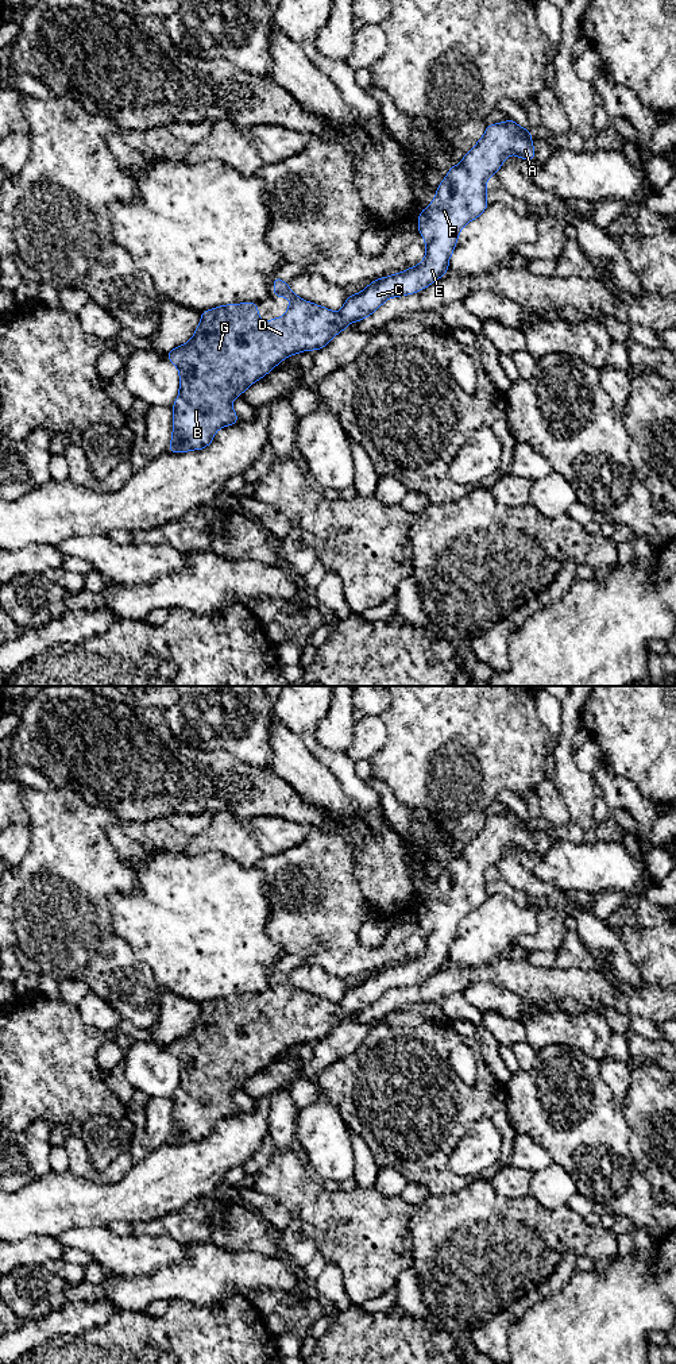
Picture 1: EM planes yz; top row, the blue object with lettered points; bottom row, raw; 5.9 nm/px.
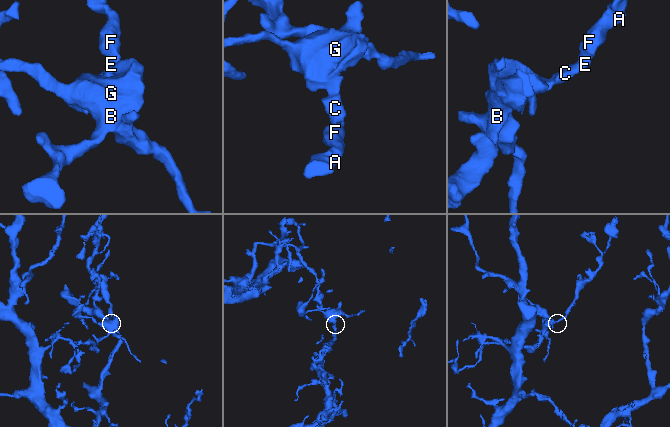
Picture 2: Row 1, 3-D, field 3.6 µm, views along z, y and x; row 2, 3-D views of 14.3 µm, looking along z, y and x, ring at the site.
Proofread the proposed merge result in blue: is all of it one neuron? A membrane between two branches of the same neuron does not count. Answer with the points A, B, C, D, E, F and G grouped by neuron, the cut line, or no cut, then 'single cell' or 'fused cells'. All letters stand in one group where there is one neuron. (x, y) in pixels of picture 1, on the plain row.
A B C D E F G | no cut | single cell

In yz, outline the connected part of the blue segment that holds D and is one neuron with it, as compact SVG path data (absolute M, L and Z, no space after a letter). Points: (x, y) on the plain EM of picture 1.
M513 810L505 814L487 817L483 829L464 847L457 858L451 858L448 867L440 874L433 893L418 906L418 924L422 926L426 936L424 952L405 963L394 967L374 971L364 982L358 986L348 987L343 1001L337 1005L328 999L318 998L295 987L289 975L279 968L274 968L274 987L290 989L287 1005L283 1009L275 1009L270 1013L263 1013L258 1006L256 994L228 995L215 1001L201 1003L201 1013L193 1029L166 1047L169 1052L179 1061L179 1086L174 1093L173 1102L173 1129L169 1144L186 1144L190 1141L202 1141L209 1137L219 1120L232 1117L240 1110L232 1101L232 1091L254 1074L263 1070L281 1052L301 1043L320 1041L337 1025L345 1021L348 1014L356 1014L374 1005L387 990L413 986L429 978L432 974L448 964L448 953L457 935L460 921L471 912L480 908L488 897L486 887L486 874L503 856L507 847L528 852L534 852L534 837L529 820L521 820Z

